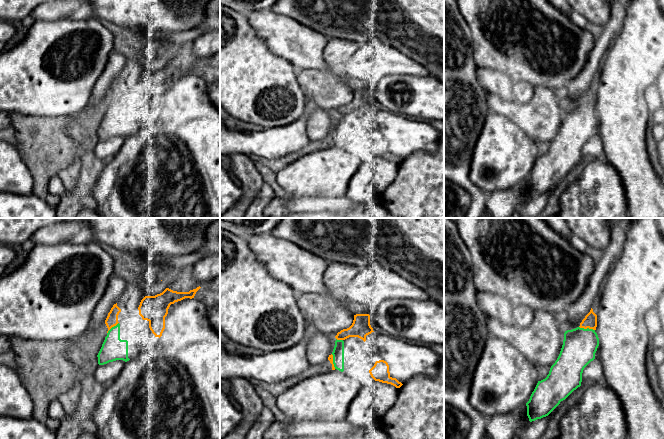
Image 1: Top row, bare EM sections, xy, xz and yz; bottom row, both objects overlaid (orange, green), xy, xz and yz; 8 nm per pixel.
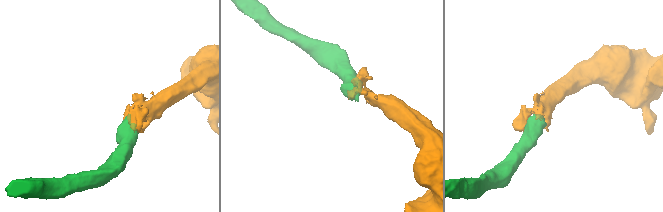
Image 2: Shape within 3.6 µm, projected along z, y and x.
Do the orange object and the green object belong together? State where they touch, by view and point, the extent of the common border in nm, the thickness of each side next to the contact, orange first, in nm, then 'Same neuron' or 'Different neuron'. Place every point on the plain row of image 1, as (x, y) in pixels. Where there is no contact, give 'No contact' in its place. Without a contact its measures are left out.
Touches orange at yz (587, 103). Shared border 130 nm. Thickness 110 nm (orange) against 280 nm. Same neuron

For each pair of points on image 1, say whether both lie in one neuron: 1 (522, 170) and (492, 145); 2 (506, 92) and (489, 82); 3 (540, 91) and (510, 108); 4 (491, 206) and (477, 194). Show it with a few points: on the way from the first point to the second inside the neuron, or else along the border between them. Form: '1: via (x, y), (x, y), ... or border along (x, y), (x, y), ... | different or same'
1: via (515, 163), (499, 147) | same
2: via (502, 88), (496, 82), (493, 82) | same
3: via (536, 100), (528, 108), (519, 108) | same
4: border along (487, 198), (484, 207) | different

